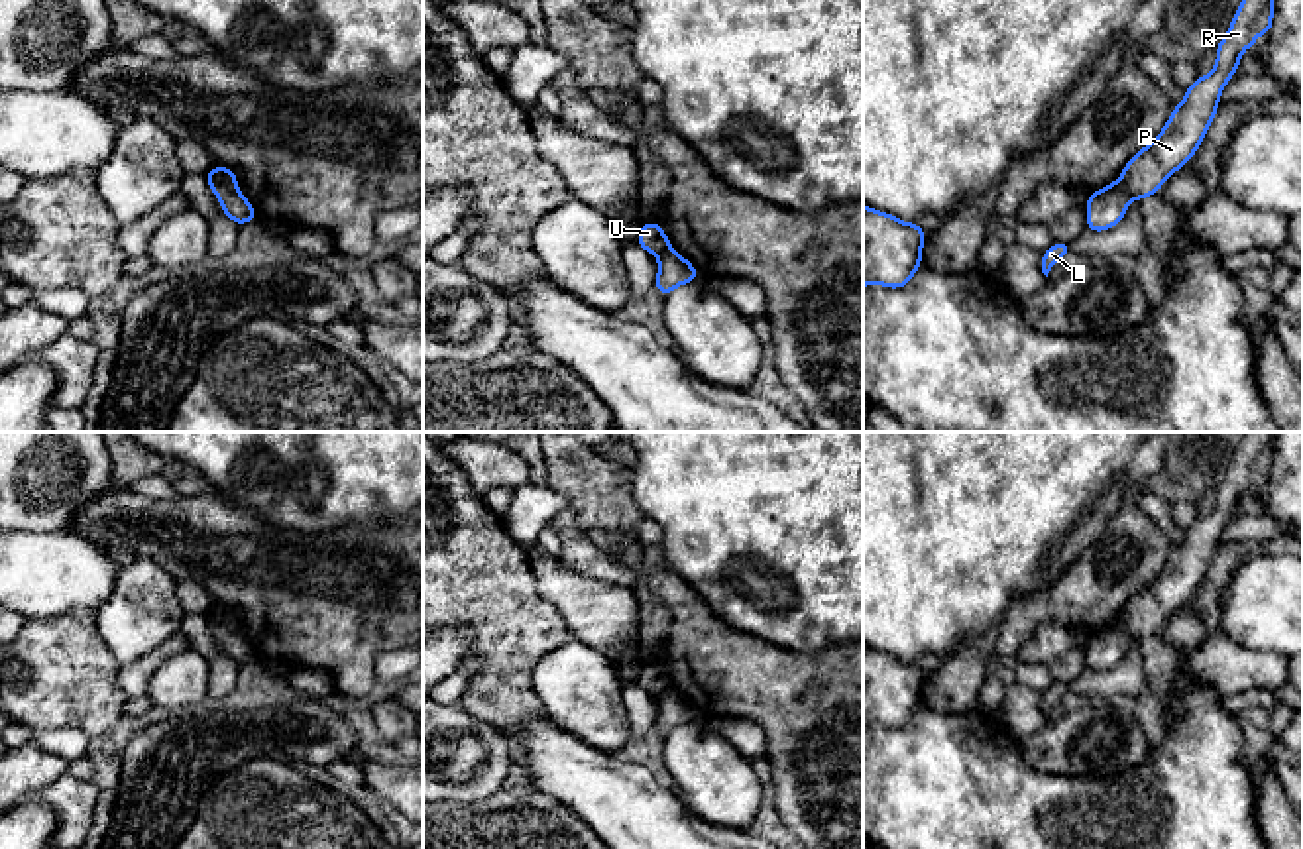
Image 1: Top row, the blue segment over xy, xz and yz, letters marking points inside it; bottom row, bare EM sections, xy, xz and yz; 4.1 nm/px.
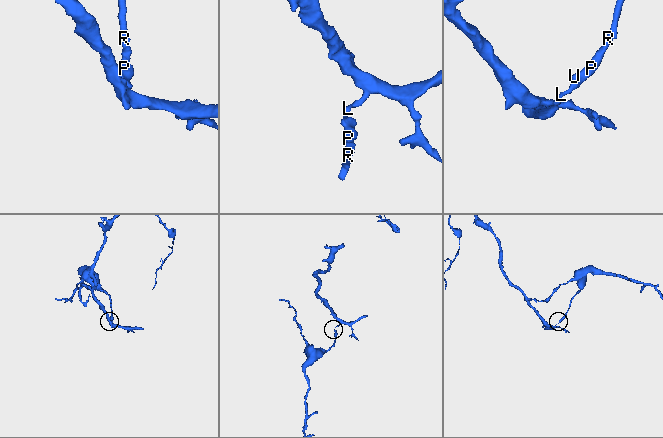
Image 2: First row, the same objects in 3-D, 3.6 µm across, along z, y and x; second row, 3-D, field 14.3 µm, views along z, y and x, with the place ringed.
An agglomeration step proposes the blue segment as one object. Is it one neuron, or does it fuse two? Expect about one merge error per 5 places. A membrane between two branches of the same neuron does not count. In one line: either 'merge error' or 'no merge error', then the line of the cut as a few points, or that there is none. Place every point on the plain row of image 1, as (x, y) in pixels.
merge error; cut xy (215, 608), (236, 629)

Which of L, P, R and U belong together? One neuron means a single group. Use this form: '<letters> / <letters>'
L U / P R

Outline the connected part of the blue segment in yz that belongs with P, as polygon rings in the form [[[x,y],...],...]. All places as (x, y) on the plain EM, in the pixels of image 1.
[[[1274,432],[1244,434],[1224,480],[1217,485],[1213,511],[1185,529],[1183,542],[1173,548],[1163,570],[1124,605],[1120,623],[1132,639],[1148,639],[1171,613],[1191,601],[1242,493],[1256,483],[1260,474],[1270,474],[1272,458]]]

